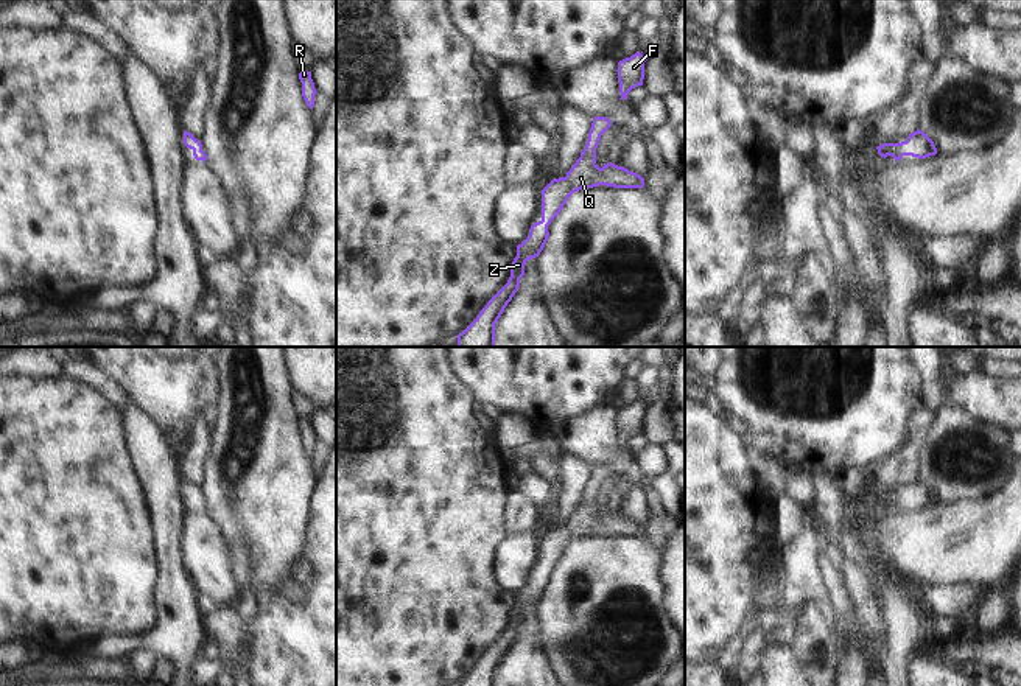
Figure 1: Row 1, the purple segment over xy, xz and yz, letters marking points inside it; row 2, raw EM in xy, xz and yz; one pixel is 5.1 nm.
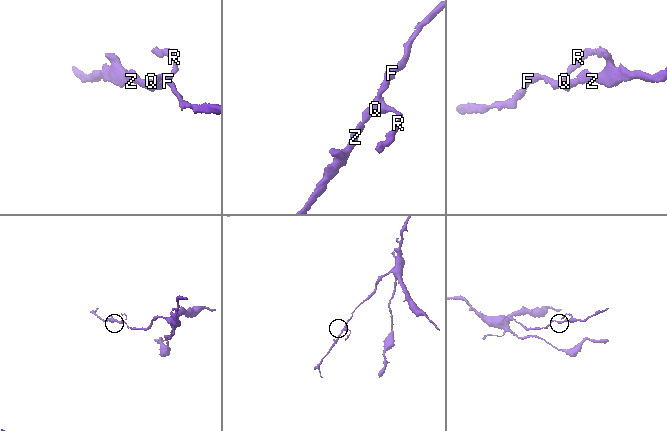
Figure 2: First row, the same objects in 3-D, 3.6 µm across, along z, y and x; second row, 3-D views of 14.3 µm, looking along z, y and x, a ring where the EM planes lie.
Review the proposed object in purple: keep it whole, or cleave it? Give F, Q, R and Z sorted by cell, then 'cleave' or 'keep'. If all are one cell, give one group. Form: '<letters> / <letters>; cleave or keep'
F Q R Z; keep

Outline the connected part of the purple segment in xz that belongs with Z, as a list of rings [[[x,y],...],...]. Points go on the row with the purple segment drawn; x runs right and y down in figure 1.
[[[595,117],[585,148],[565,177],[553,179],[542,190],[542,219],[531,226],[528,238],[517,246],[517,257],[510,264],[507,283],[487,302],[476,319],[458,334],[456,347],[495,347],[495,324],[512,300],[525,275],[525,264],[543,250],[549,232],[548,226],[560,213],[568,198],[582,190],[599,185],[615,188],[643,188],[644,179],[609,162],[602,168],[596,165],[596,148],[601,135],[612,126],[605,117]]]

